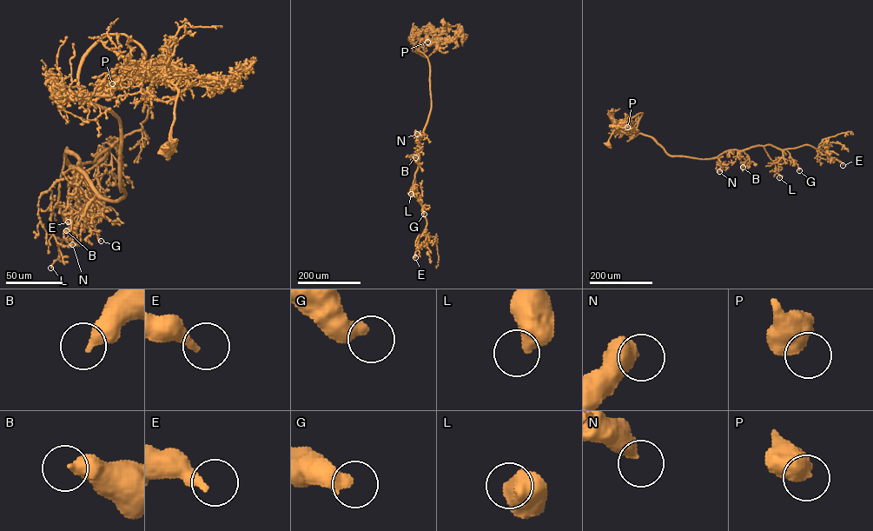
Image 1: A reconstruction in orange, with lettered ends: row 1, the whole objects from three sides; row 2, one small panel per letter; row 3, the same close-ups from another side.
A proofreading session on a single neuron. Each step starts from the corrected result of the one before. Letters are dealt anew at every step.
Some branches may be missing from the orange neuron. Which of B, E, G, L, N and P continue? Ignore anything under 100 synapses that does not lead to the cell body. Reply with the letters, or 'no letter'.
no letter

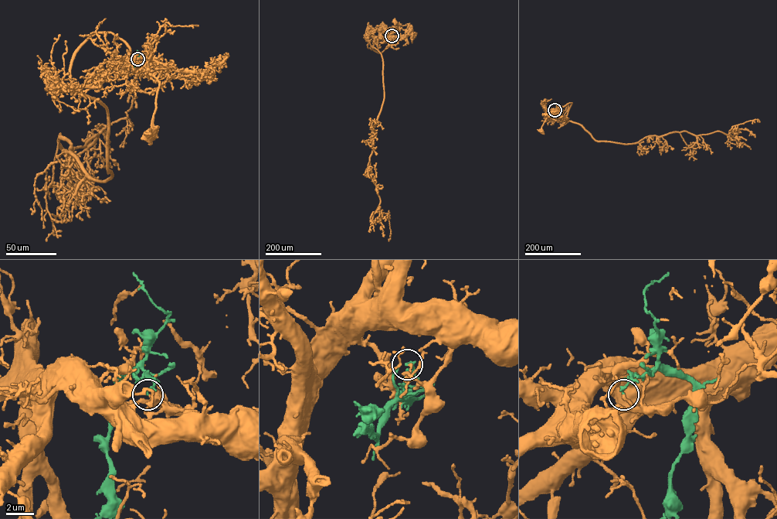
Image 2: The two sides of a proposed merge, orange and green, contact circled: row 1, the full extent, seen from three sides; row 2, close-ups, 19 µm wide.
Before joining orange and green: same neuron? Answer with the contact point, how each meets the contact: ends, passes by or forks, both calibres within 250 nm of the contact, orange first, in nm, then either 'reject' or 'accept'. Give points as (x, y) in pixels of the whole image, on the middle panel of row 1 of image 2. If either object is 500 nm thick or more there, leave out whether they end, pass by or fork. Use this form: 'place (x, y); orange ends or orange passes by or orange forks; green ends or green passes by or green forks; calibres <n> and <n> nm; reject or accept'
place (391, 35); orange ends; green ends; calibres 180 and 160 nm; reject

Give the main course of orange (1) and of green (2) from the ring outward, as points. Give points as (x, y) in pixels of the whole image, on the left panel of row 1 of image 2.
1: (138, 59), (138, 64), (159, 82), (151, 132)
2: (137, 59), (136, 58), (135, 69)

